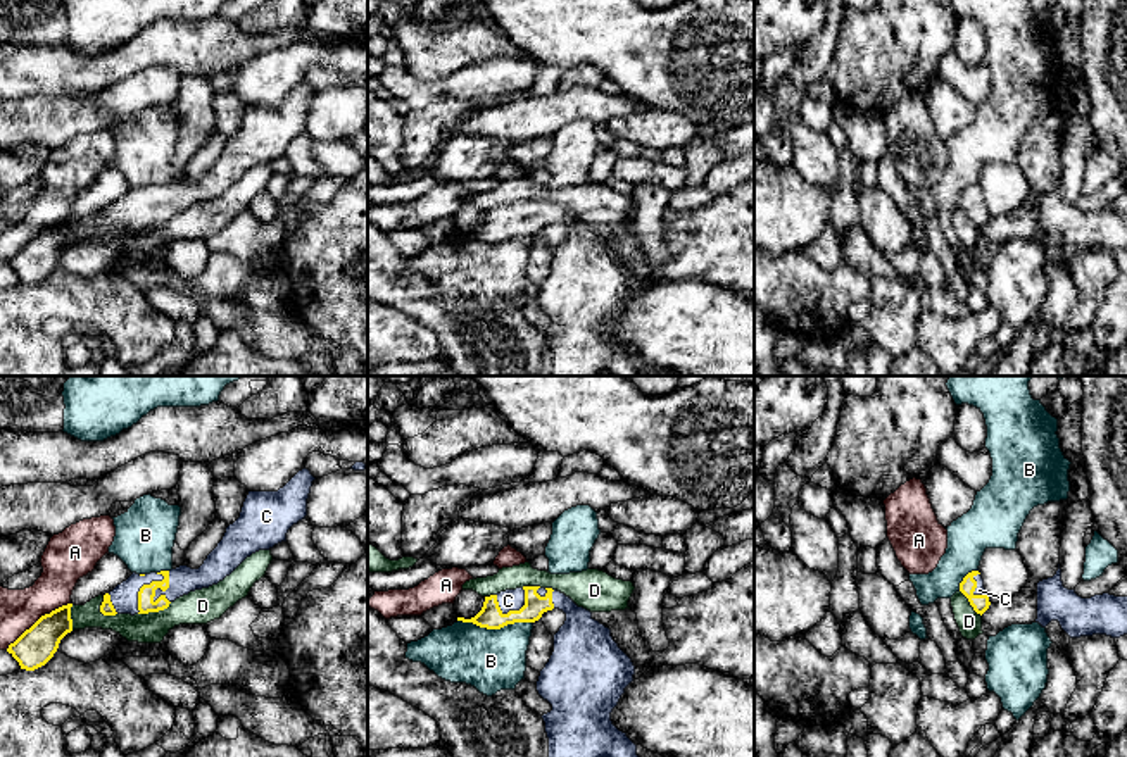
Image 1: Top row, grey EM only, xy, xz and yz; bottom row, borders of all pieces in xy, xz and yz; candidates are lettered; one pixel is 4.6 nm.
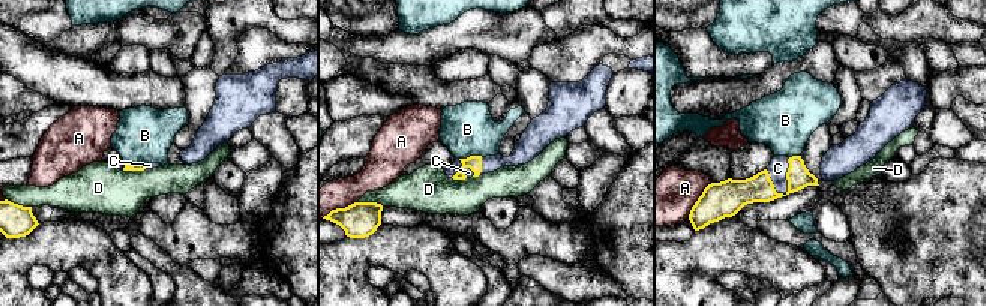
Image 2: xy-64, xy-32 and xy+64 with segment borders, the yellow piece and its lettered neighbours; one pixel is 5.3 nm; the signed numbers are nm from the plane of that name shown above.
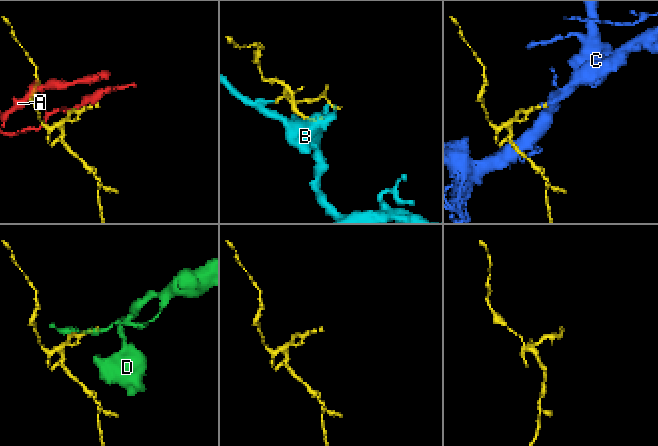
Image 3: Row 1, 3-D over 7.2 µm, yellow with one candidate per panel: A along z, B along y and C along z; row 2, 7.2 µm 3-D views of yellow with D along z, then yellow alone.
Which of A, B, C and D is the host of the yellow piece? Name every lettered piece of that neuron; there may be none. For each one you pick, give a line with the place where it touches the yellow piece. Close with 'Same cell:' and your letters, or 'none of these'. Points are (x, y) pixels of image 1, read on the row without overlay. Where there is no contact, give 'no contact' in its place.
C: contact xy (168, 200)
Same cell: C

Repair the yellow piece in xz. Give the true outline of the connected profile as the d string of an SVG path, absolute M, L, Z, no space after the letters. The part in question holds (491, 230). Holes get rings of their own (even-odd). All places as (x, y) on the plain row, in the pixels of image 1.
M523 200L485 210L475 231L457 235L501 243L535 236L552 222L563 224L566 235L554 248L554 266L537 295L538 309L552 319L542 329L549 352L544 376L642 376L637 359L611 335L635 279L590 224L557 203Z

